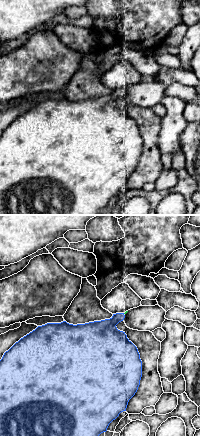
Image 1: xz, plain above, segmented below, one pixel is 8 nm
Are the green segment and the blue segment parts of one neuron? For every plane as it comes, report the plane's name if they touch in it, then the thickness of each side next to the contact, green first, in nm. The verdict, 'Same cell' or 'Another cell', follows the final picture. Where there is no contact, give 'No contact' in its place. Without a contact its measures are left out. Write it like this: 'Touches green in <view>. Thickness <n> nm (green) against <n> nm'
No contact

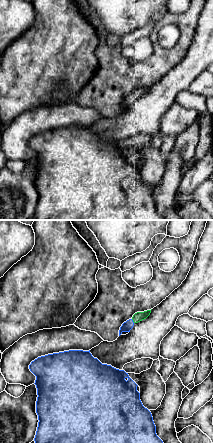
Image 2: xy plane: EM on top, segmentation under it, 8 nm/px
Touches green in xy. Thickness 80 nm (green) against 80 nm

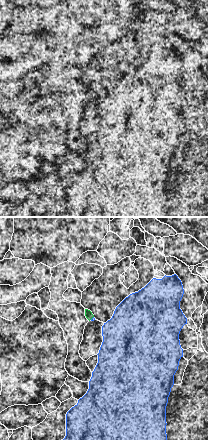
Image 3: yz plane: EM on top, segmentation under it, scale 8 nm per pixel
Touches green in yz. Thickness 60 nm (green) against 20 nm

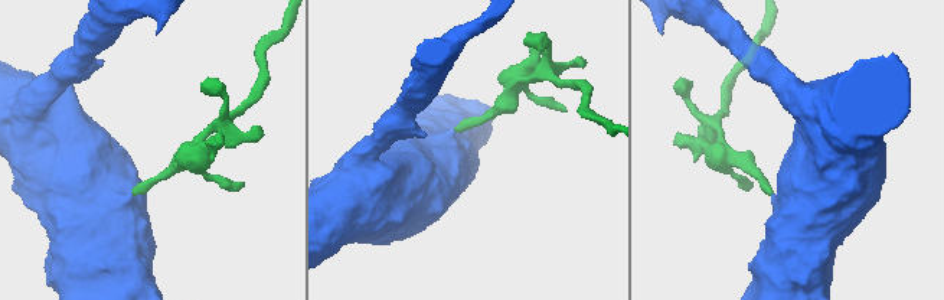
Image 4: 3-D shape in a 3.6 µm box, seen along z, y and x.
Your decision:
Same cell

